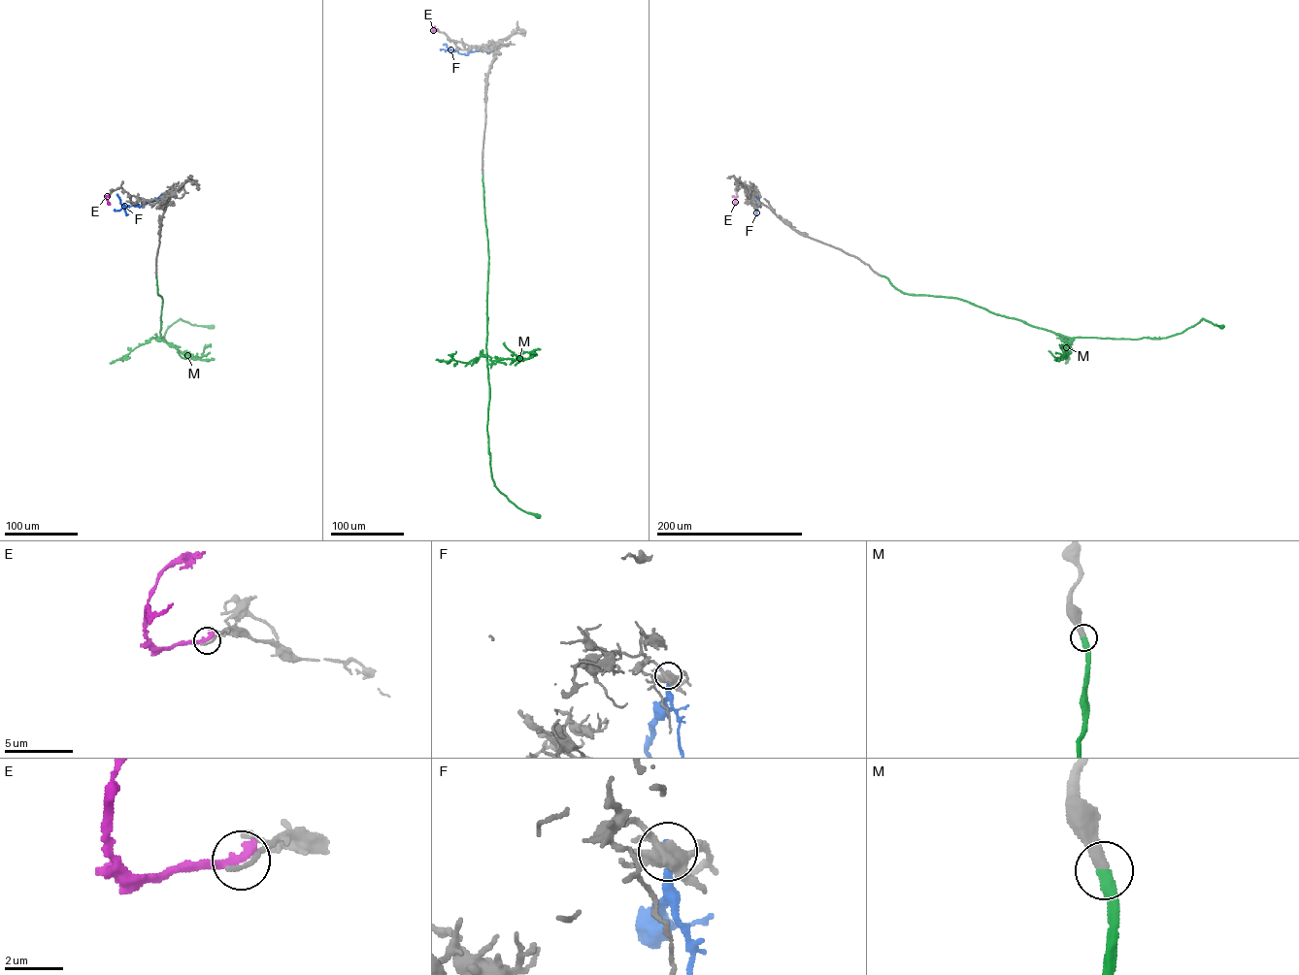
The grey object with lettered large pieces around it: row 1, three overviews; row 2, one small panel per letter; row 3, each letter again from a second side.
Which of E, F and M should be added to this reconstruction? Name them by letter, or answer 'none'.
M

